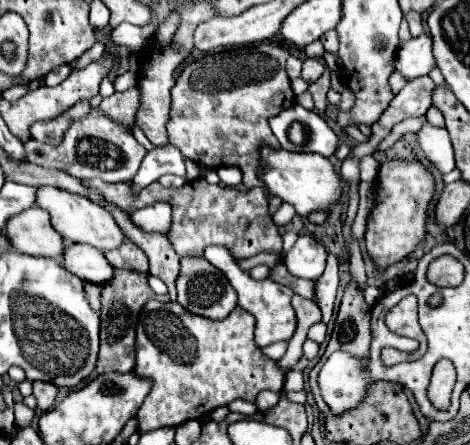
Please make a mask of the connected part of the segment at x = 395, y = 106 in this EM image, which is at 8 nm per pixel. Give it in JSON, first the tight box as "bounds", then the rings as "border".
{"bounds":[352,77,436,157],"border":[[[418,77],[418,79],[408,81],[406,87],[400,89],[400,93],[394,97],[388,111],[384,111],[384,117],[380,117],[380,123],[372,125],[374,135],[370,137],[370,141],[358,145],[352,151],[352,155],[362,157],[362,155],[374,153],[376,145],[390,133],[394,123],[400,123],[406,117],[422,117],[430,107],[434,87],[436,85],[434,85],[434,81],[430,77]]]}

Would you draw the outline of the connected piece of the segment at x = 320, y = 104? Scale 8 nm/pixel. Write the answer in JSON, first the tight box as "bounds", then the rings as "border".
{"bounds":[308,68,331,113],"border":[[[326,68],[326,71],[323,73],[323,75],[308,88],[312,94],[315,108],[322,113],[326,111],[328,106],[326,95],[330,89],[330,74],[331,71],[329,68]]]}

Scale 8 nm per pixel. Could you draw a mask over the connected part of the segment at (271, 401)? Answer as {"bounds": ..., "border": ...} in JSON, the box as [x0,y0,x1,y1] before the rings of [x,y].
{"bounds":[256,391,280,411],"border":[[[262,391],[260,393],[260,399],[256,399],[256,405],[258,405],[258,411],[268,411],[272,409],[278,401],[280,401],[280,393],[272,393],[272,391]]]}

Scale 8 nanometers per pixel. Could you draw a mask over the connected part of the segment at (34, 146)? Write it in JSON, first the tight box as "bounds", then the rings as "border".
{"bounds":[24,109,146,183],"border":[[[92,109],[84,119],[74,121],[70,129],[64,135],[62,145],[50,147],[46,143],[28,141],[24,143],[28,151],[28,161],[46,169],[60,169],[76,179],[104,179],[106,183],[120,183],[120,181],[132,181],[132,175],[136,175],[146,149],[132,137],[130,131],[124,131],[118,123],[112,123],[112,119],[104,119],[100,115],[100,109]]]}

